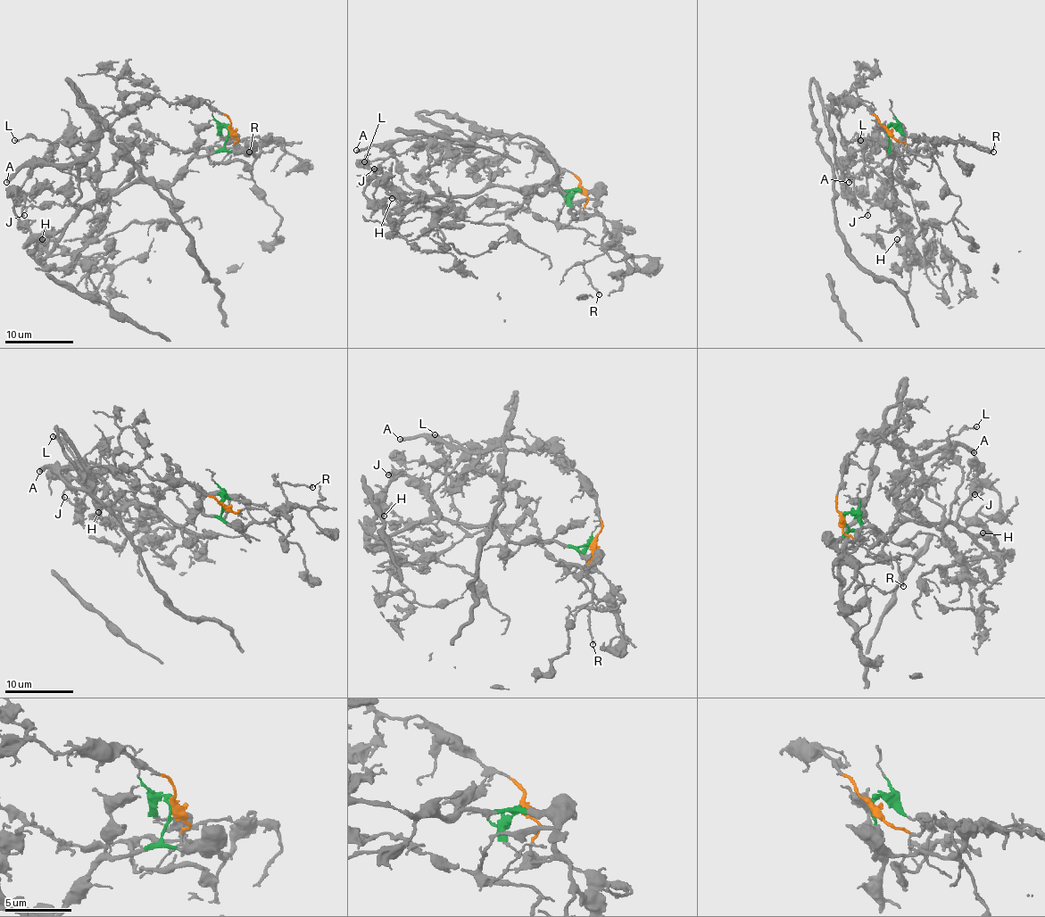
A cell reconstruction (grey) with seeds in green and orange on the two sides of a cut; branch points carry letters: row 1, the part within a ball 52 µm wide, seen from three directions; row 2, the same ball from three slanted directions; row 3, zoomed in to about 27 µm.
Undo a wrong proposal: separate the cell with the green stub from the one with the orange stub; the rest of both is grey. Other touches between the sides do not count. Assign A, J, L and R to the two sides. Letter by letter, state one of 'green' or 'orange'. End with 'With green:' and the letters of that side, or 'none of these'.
A: orange
J: green
L: green
R: green
With green: J, L, R

